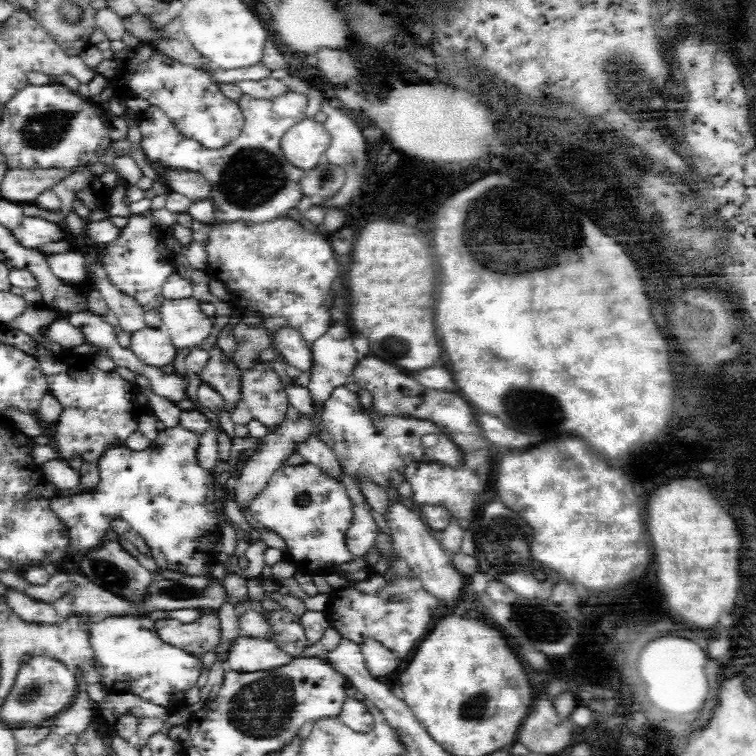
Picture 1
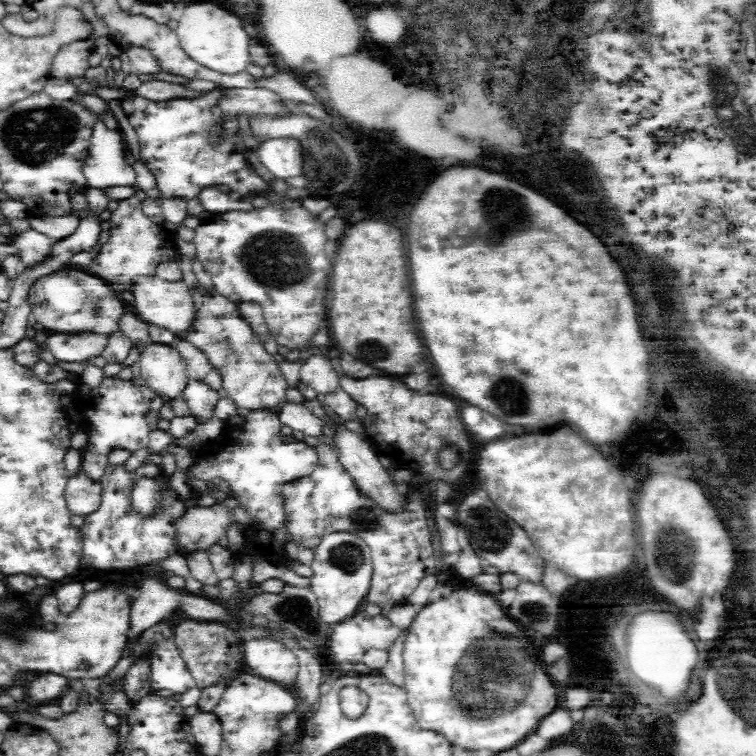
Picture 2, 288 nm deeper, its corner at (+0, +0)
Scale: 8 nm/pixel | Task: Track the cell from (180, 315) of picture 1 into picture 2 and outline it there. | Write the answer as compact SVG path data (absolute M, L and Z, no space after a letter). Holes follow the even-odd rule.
M134 276L130 280L132 296L134 296L134 306L136 306L136 316L140 322L156 328L170 330L178 340L184 338L186 330L190 330L190 324L194 322L194 304L190 296L190 288L184 284L184 278L180 282L166 282L162 278L154 276Z

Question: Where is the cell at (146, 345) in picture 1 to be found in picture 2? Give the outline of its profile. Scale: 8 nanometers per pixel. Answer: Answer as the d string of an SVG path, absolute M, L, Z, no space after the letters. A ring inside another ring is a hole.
M150 344L140 354L140 364L148 392L156 392L170 400L176 400L184 394L184 388L190 382L190 372L176 348Z

